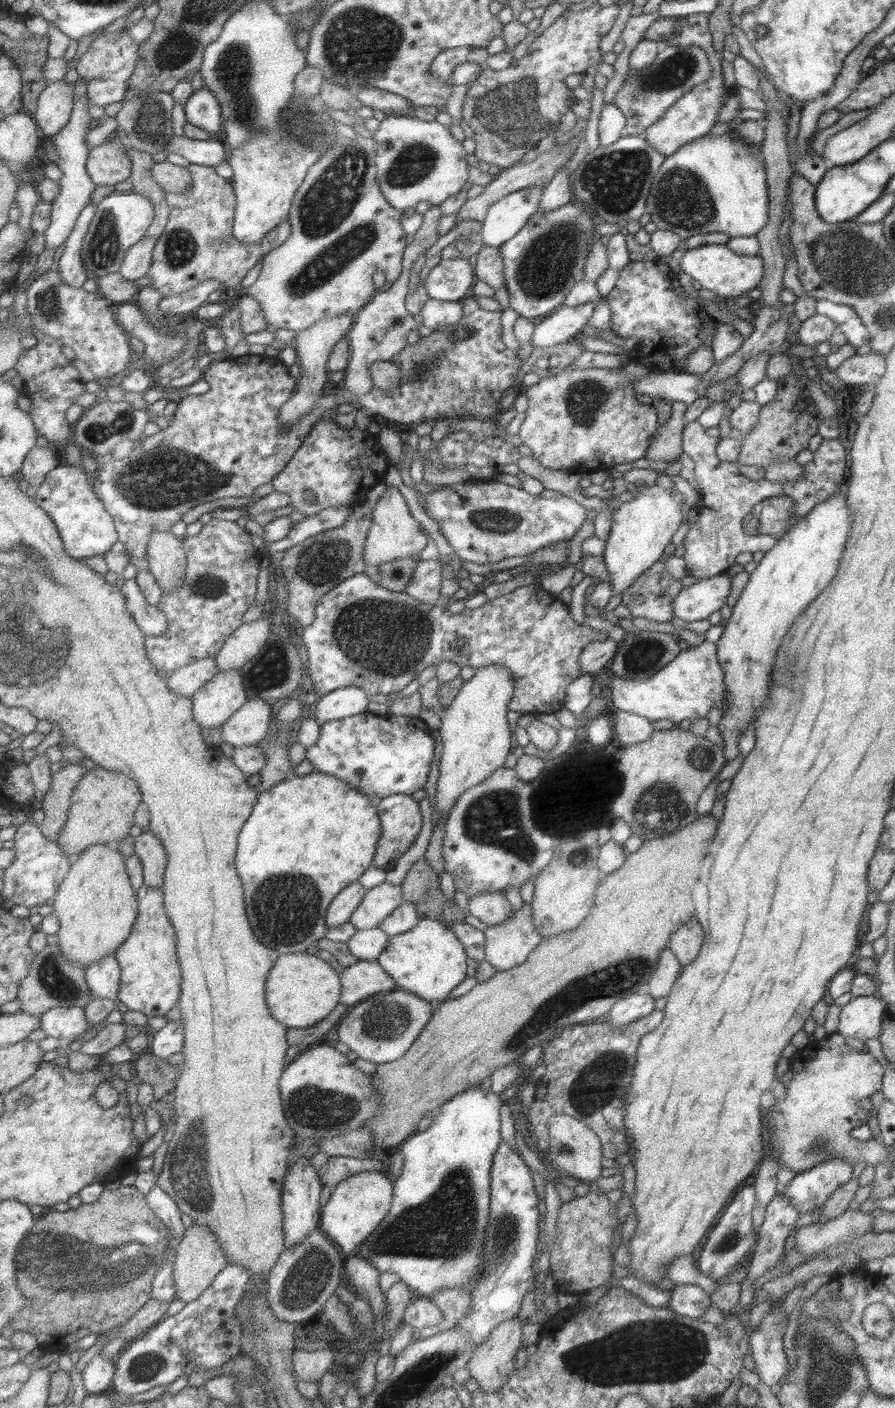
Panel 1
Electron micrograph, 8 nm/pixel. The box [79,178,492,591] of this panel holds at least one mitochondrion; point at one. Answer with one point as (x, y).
(167, 477)

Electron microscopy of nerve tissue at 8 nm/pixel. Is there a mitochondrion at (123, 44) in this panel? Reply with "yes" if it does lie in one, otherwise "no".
no

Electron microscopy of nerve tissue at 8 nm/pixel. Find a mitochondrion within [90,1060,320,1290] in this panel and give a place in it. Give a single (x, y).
(188, 1174)

